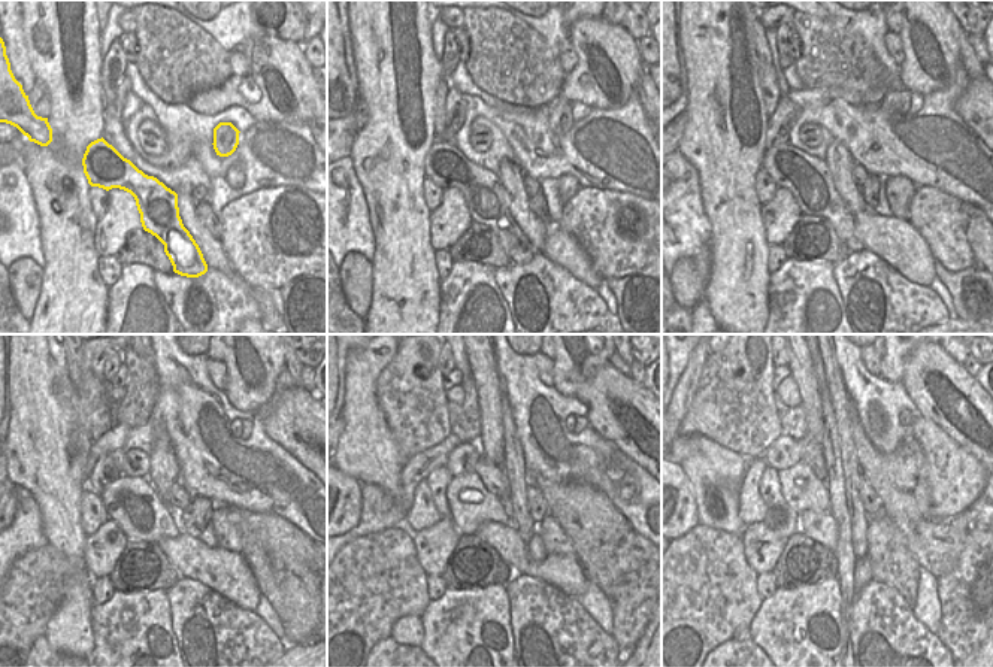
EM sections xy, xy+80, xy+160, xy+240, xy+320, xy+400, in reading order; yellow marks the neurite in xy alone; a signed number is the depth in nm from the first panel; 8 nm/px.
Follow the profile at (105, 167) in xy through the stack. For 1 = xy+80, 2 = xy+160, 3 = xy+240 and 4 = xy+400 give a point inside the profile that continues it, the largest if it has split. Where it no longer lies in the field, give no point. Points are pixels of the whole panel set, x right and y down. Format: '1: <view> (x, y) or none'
1: xy+80 (487, 202)
2: xy+160 (808, 178)
3: xy+240 (132, 502)
4: xy+400 (802, 491)

